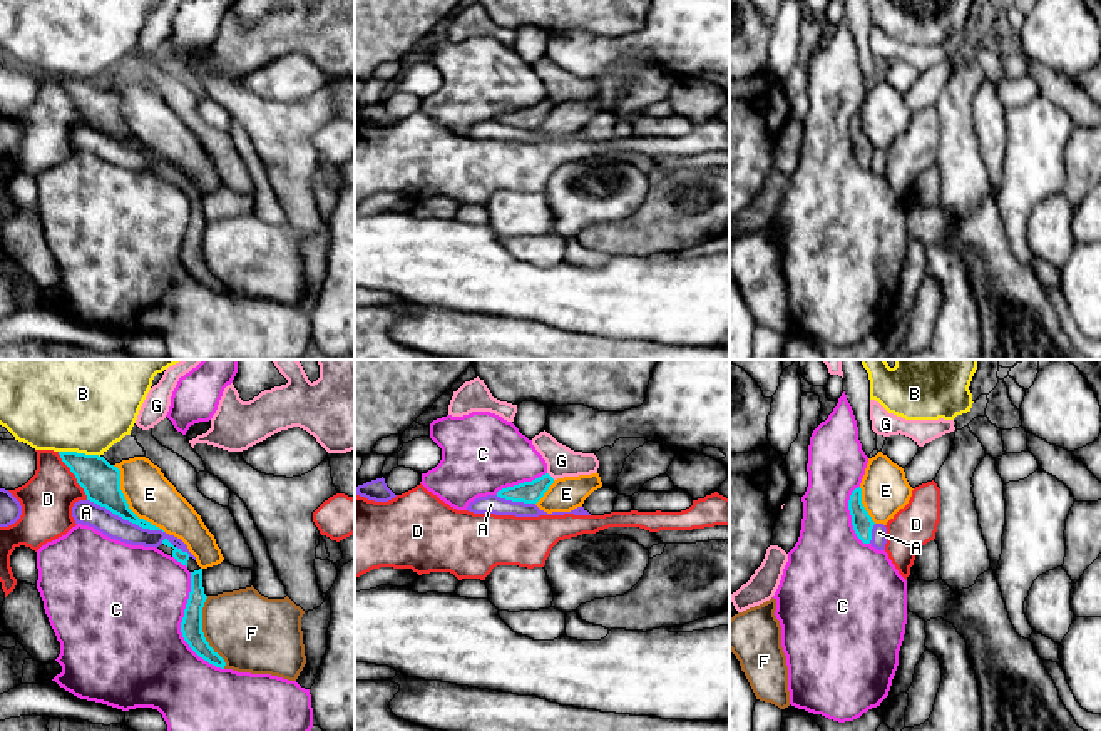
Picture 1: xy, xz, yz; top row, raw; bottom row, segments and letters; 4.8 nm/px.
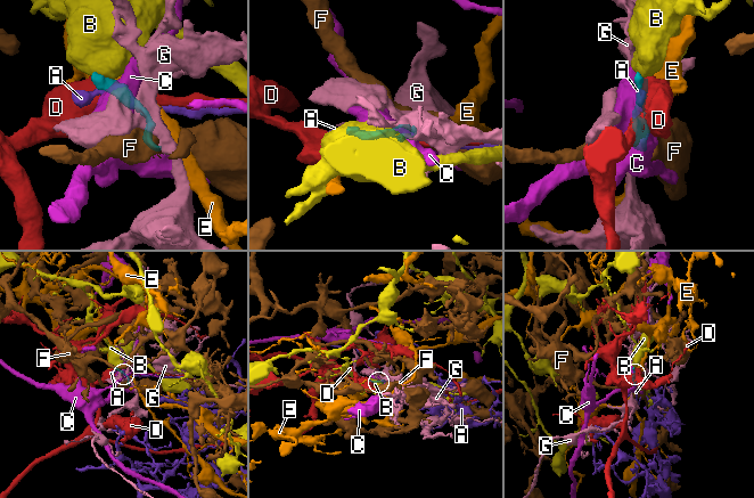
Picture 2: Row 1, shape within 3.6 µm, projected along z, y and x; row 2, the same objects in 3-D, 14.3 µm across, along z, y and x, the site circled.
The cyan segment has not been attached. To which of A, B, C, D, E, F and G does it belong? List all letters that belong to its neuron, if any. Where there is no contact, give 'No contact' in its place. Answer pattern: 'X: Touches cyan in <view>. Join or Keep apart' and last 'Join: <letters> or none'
A: Touches cyan in xy. Keep apart
B: Touches cyan in xy. Keep apart
C: Touches cyan in xy. Keep apart
D: Touches cyan in xy. Keep apart
E: Touches cyan in xy. Keep apart
F: Touches cyan in xy. Keep apart
G: Touches cyan in xz. Join
Join: G

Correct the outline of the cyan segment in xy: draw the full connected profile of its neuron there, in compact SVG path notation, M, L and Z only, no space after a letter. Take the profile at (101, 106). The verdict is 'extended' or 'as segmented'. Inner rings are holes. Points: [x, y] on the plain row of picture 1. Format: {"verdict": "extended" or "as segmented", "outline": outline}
{"verdict": "as segmented", "outline": "M59 77L59 80L75 100L77 109L87 120L87 125L105 132L112 139L142 154L162 156L151 147L139 144L129 134L129 129L120 115L120 95L110 90L104 82L77 77Z"}

